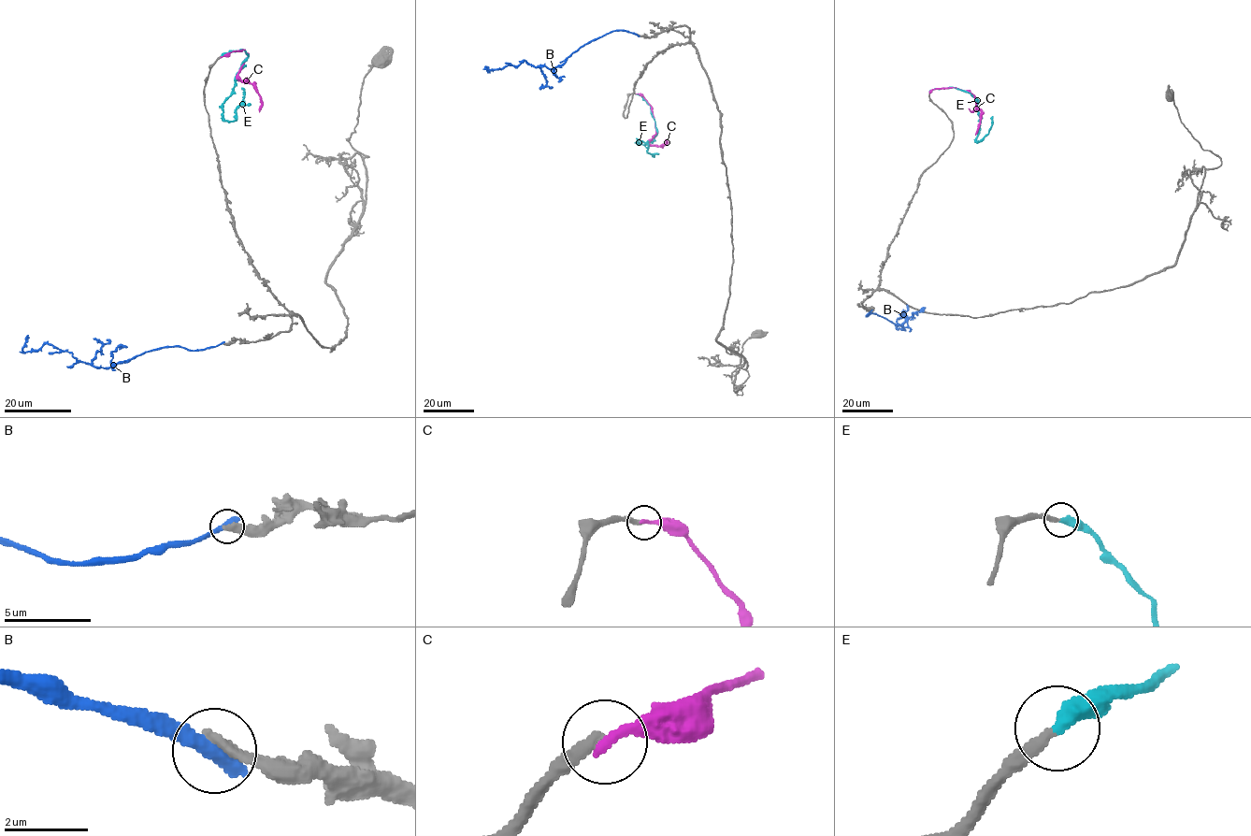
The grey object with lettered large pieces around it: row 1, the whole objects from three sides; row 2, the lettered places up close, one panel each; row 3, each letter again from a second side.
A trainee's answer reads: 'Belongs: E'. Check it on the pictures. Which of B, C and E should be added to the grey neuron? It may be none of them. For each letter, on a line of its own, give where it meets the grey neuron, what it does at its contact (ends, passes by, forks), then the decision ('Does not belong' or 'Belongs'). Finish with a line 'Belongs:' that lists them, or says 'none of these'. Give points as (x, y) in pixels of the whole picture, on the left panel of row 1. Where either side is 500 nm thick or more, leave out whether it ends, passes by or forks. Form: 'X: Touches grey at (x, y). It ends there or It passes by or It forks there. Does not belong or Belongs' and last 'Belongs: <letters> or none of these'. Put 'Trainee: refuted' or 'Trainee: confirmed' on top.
Trainee: confirmed
B: Touches grey at (222, 343). It ends there. Does not belong
C: Touches grey at (222, 56). It ends there. Does not belong
E: Touches grey at (222, 55). It ends there. Belongs
Belongs: E

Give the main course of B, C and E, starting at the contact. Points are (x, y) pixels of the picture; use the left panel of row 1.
B: (222, 343), (206, 349), (160, 347), (109, 367), (94, 367), (50, 345), (24, 352), (22, 347), (28, 335)
C: (222, 56), (245, 50), (248, 57), (237, 77), (248, 80), (257, 93), (261, 102), (259, 111)
E: (222, 55), (240, 50), (248, 54), (233, 93), (223, 103), (225, 120), (236, 120), (241, 87)

